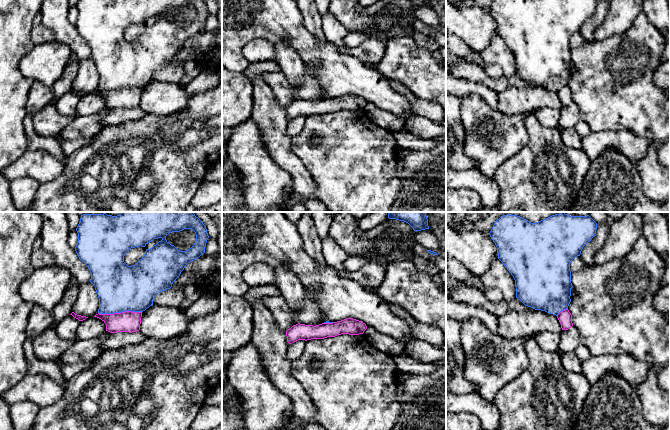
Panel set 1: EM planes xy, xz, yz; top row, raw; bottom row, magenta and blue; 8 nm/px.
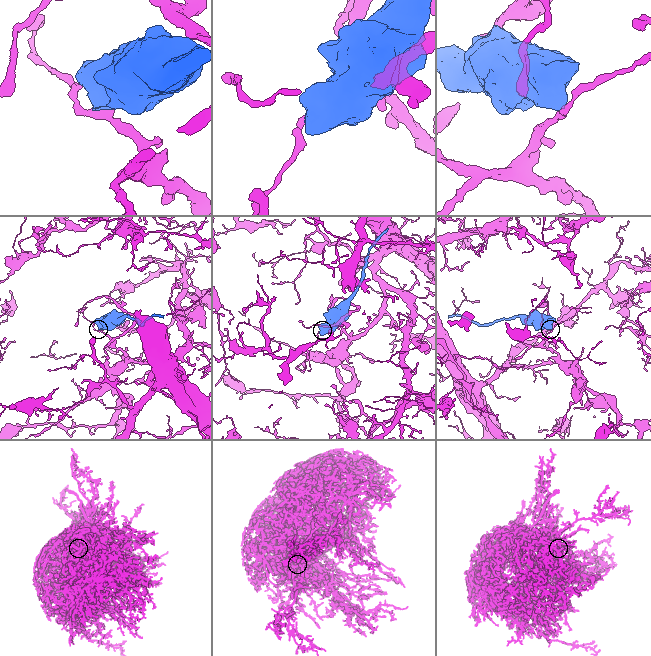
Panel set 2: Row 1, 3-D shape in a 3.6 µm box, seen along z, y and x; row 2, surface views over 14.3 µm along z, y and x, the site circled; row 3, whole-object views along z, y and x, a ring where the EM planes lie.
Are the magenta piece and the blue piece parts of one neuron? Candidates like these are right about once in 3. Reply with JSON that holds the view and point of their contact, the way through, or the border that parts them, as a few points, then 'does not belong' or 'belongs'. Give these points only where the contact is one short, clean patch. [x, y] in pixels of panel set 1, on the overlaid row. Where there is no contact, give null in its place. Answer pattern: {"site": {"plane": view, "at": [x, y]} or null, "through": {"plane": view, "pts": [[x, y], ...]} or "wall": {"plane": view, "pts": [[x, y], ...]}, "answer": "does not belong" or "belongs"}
{"site": {"plane": "xy", "at": [119, 313]}, "wall": {"plane": "xy", "pts": [[141, 311], [98, 313]]}, "answer": "does not belong"}

